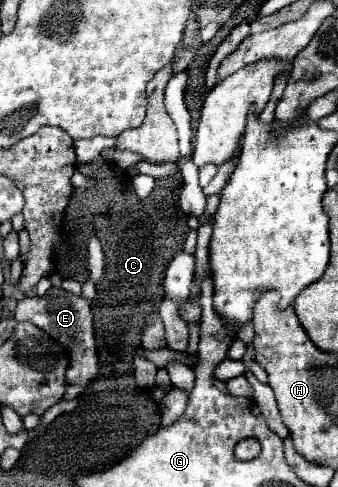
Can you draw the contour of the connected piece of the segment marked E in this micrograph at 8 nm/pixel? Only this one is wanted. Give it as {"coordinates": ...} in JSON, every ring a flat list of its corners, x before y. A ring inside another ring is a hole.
{"coordinates":[[51,288,45,298,23,298,17,304,17,322,31,320,35,326,43,328,51,334,71,358,71,368,67,370,67,384,69,386,87,386,99,374,99,360,97,360,97,346,93,334,93,320,91,320,91,304,83,296,73,296,61,288]]}

